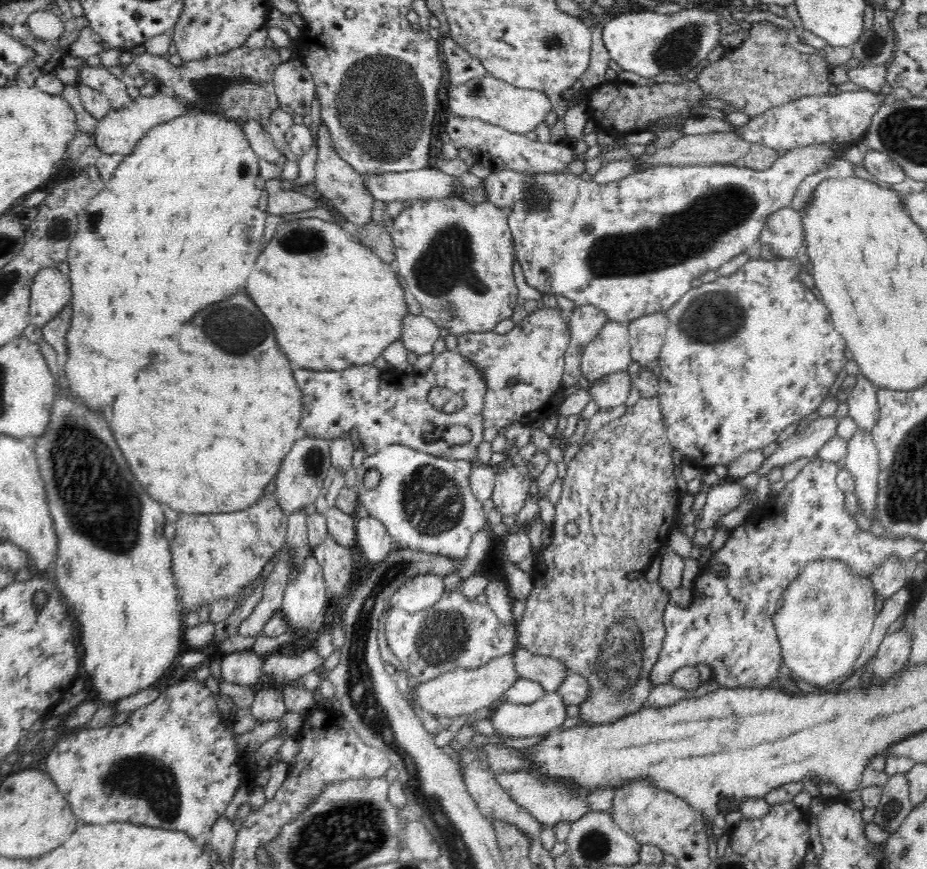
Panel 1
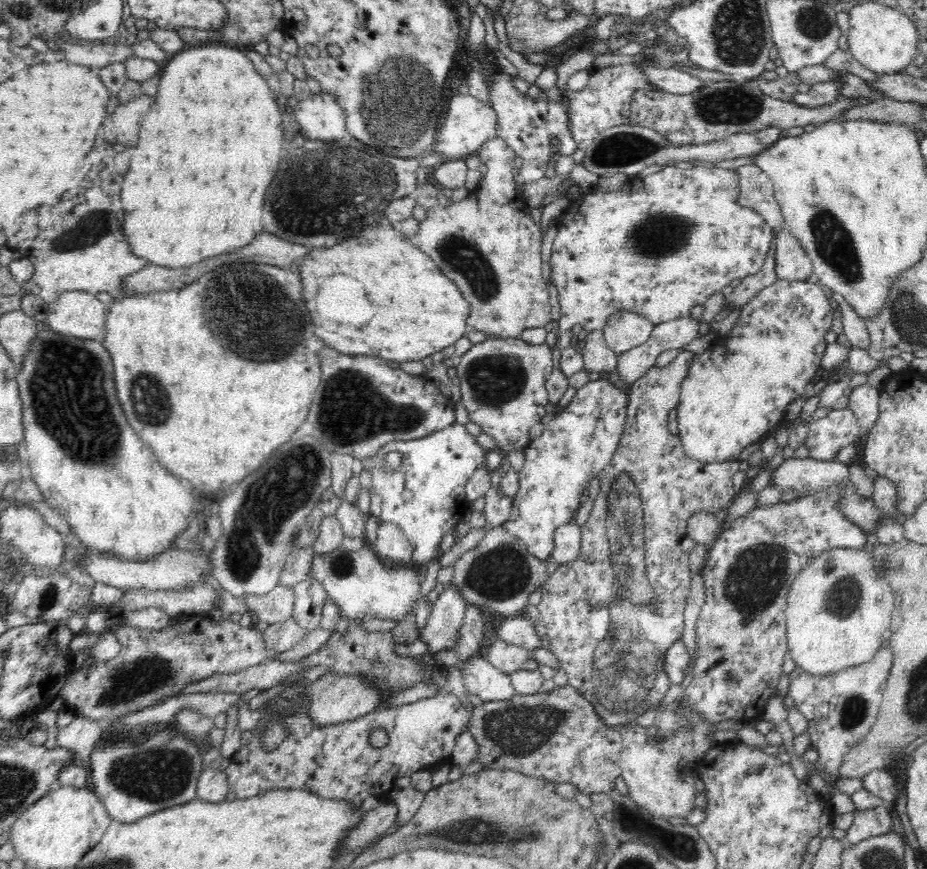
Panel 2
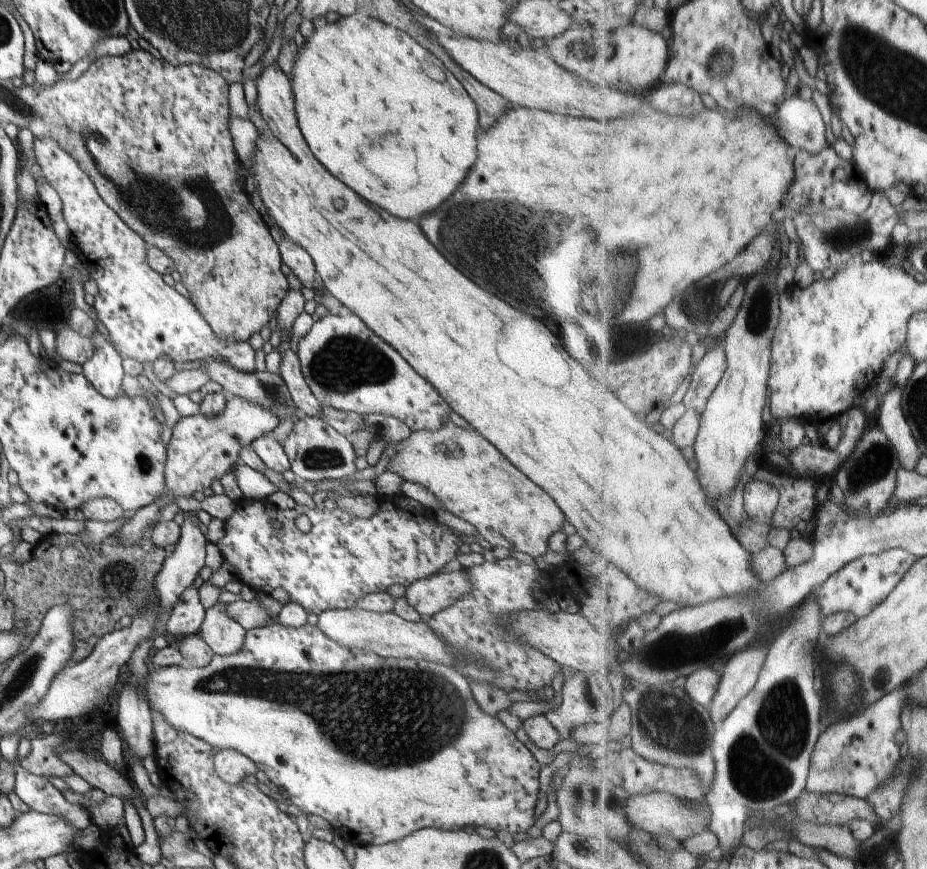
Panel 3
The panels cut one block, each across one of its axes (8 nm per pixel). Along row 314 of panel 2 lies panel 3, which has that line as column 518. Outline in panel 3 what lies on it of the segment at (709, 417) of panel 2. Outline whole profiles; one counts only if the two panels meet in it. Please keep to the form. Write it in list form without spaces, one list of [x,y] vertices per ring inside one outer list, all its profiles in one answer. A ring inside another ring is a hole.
[[[273,621],[269,625],[262,627],[252,628],[245,632],[244,645],[241,646],[240,650],[232,656],[220,656],[215,655],[210,663],[204,667],[194,667],[194,666],[155,666],[154,670],[148,670],[148,680],[144,680],[144,696],[148,700],[148,708],[151,712],[160,712],[160,716],[164,716],[164,720],[176,728],[176,732],[186,732],[196,736],[200,740],[204,740],[206,744],[211,749],[219,748],[222,750],[236,750],[240,754],[244,754],[251,763],[253,763],[258,771],[266,773],[266,776],[273,785],[274,791],[281,796],[288,803],[293,803],[300,809],[300,811],[305,812],[308,815],[319,816],[324,820],[328,821],[332,826],[332,831],[339,833],[344,840],[352,842],[357,845],[382,845],[387,843],[396,842],[396,840],[402,840],[404,836],[412,834],[416,830],[433,827],[433,828],[444,828],[444,830],[452,830],[452,828],[464,828],[465,826],[479,827],[497,830],[507,830],[509,833],[513,834],[516,838],[520,835],[526,834],[526,832],[531,831],[532,826],[535,824],[535,810],[536,803],[538,802],[538,790],[539,790],[539,770],[541,766],[538,766],[538,762],[534,760],[534,756],[530,753],[530,750],[516,738],[515,733],[511,732],[506,726],[496,717],[486,714],[480,709],[477,704],[472,690],[470,689],[469,682],[464,678],[464,675],[456,670],[452,665],[442,665],[441,663],[432,663],[428,661],[414,661],[411,659],[398,659],[391,657],[378,656],[371,651],[362,650],[348,650],[348,648],[335,646],[334,640],[328,640],[324,636],[324,632],[320,632],[320,628],[312,626],[312,624],[304,624],[300,628],[286,628],[286,626],[279,625],[278,622]]]

